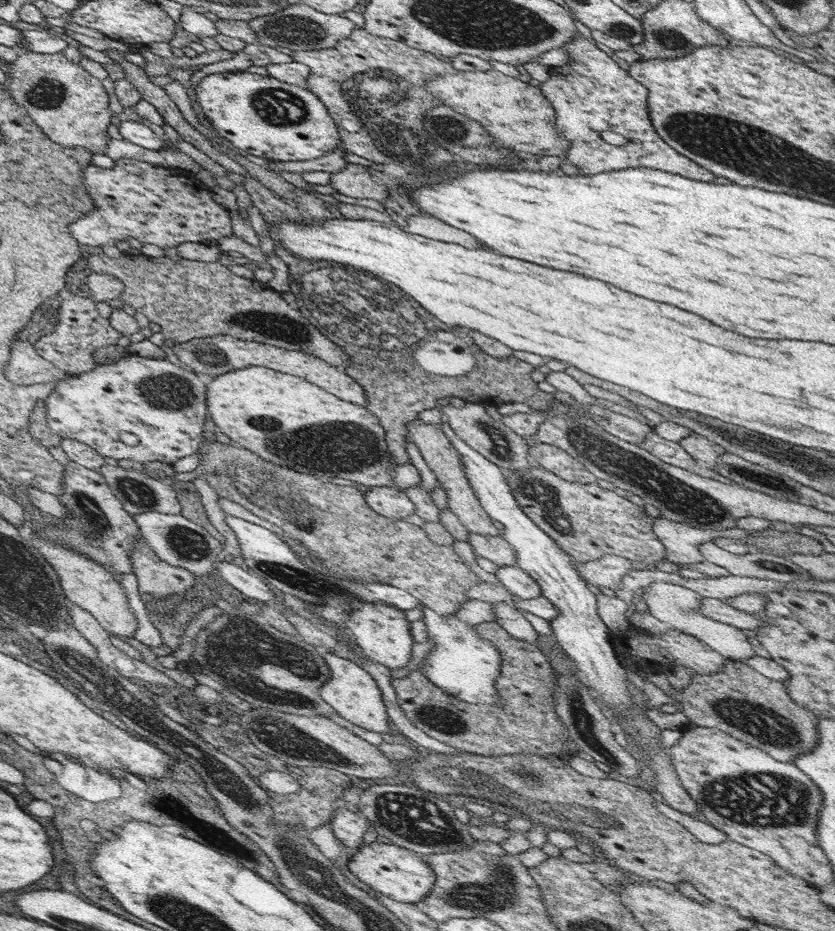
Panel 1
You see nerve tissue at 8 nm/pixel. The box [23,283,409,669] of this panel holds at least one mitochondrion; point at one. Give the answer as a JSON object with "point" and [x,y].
{"point":[346,445]}

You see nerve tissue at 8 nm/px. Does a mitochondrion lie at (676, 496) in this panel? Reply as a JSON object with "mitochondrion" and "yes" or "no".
{"mitochondrion":"yes"}

